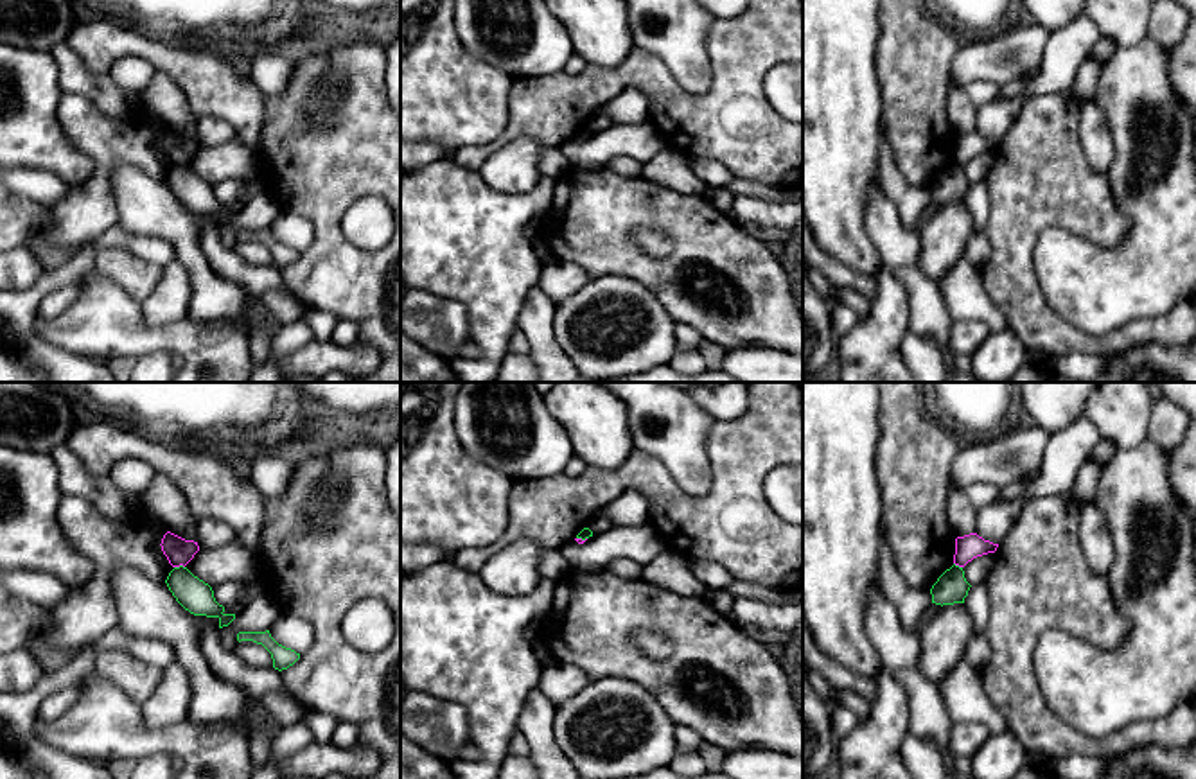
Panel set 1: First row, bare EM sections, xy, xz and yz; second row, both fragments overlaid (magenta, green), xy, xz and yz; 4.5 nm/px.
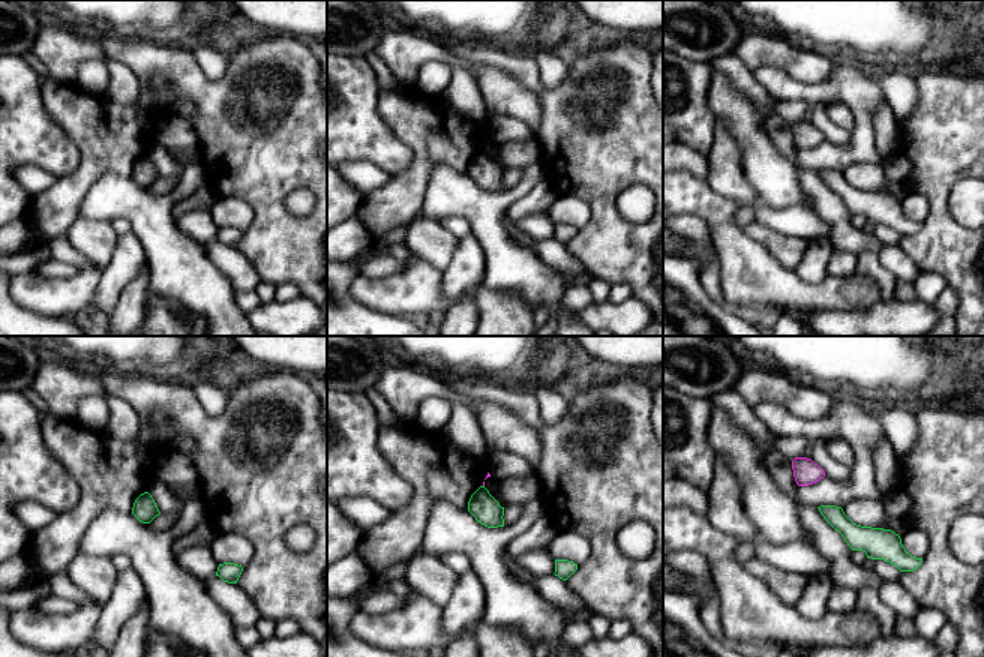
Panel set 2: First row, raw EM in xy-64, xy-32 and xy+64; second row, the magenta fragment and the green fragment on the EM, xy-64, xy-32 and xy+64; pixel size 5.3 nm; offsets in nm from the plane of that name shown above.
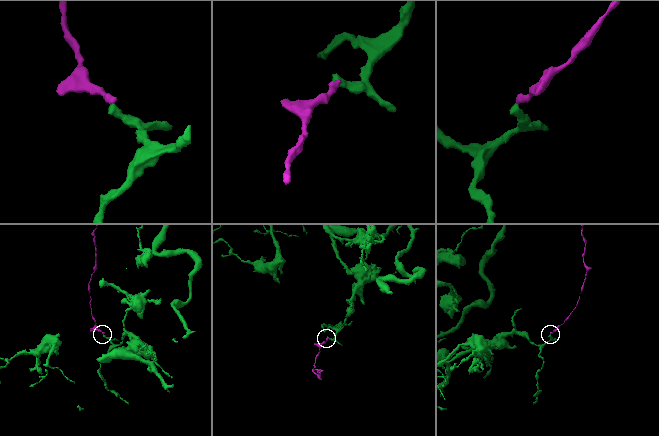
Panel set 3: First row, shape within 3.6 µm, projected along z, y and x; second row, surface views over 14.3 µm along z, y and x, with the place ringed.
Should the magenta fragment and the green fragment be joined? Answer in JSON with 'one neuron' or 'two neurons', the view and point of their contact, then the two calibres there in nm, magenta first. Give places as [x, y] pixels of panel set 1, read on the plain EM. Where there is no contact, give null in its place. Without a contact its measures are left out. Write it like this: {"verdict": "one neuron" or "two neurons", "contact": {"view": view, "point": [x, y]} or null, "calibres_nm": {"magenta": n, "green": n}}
{"verdict": "two neurons", "contact": {"view": "xy", "point": [178, 164]}, "calibres_nm": {"magenta": 120, "green": 150}}

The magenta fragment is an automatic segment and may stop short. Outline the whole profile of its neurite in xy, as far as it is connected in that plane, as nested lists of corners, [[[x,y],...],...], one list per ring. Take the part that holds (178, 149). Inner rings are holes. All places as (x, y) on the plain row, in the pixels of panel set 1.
[[[171,129],[163,133],[160,144],[172,165],[180,165],[180,163],[185,165],[194,156],[194,153],[199,149],[198,140],[185,138]]]

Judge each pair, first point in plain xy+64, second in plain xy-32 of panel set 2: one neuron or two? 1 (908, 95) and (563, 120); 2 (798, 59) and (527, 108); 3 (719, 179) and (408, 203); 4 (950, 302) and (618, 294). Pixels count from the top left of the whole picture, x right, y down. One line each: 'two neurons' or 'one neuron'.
1: two neurons
2: one neuron
3: one neuron
4: one neuron

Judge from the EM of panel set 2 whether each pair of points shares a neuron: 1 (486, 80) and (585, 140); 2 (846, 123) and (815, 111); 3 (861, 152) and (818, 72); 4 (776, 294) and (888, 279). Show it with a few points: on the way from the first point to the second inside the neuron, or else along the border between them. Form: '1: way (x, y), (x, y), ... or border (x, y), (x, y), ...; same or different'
1: border (521, 83), (540, 101), (540, 123), (534, 135); different
2: border (825, 104), (828, 117), (849, 132); different
3: border (837, 60), (816, 83), (788, 72); different
4: border (857, 272), (869, 276), (876, 284), (879, 300); different

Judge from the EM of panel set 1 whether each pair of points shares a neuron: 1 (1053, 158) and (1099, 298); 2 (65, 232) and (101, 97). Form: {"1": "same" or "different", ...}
{"1": "different", "2": "different"}

